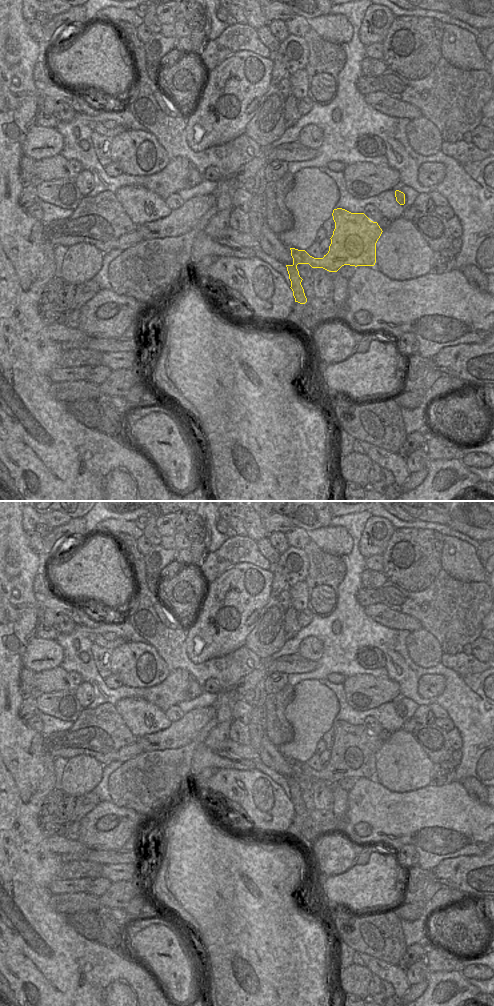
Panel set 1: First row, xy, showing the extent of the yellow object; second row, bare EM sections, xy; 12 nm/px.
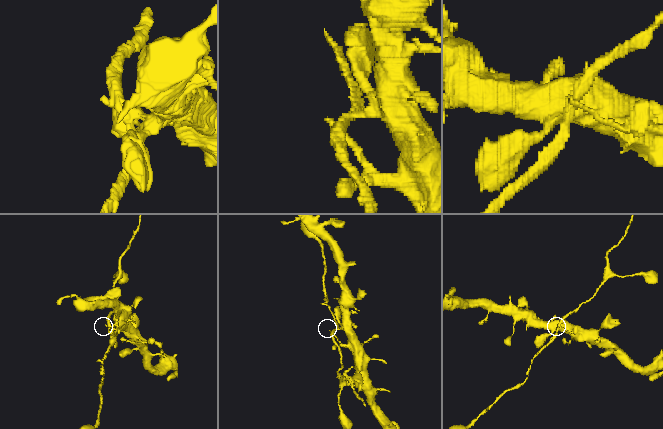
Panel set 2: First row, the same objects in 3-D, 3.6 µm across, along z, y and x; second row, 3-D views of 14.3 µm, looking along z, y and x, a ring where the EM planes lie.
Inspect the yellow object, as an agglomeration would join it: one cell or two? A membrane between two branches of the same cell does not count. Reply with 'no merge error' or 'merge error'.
merge error

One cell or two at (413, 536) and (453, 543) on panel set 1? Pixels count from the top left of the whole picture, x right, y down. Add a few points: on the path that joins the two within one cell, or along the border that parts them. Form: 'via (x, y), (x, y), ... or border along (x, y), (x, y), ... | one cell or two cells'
border along (444, 537), (440, 564) | two cells

